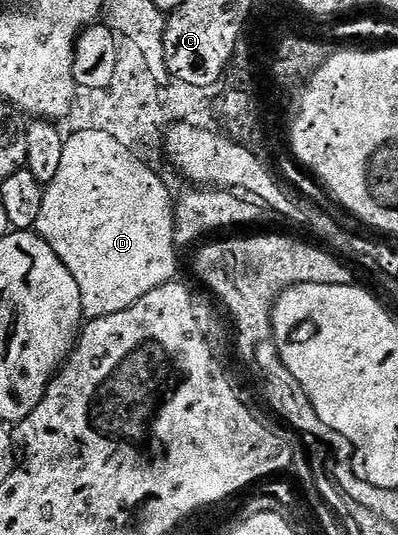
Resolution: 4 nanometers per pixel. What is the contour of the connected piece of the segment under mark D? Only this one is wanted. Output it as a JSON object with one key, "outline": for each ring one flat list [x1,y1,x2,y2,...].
{"outline":[[83,130,72,131,63,141,61,152,60,169,57,175,49,183,46,183,43,192,41,211,38,212,38,218,34,224,34,231,43,238,77,282,81,291,82,310,86,319,100,318,101,316,113,315,114,312,124,311,131,307,142,296,155,291,158,287,172,281,178,274,177,272,177,247,175,245,175,206,174,195,171,194,168,186,163,182,163,176,152,170,148,161,143,161,136,151,127,149,103,130]]}

